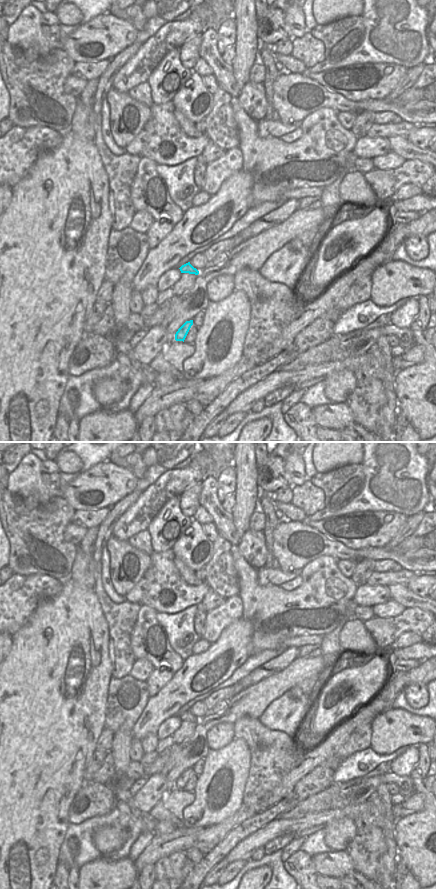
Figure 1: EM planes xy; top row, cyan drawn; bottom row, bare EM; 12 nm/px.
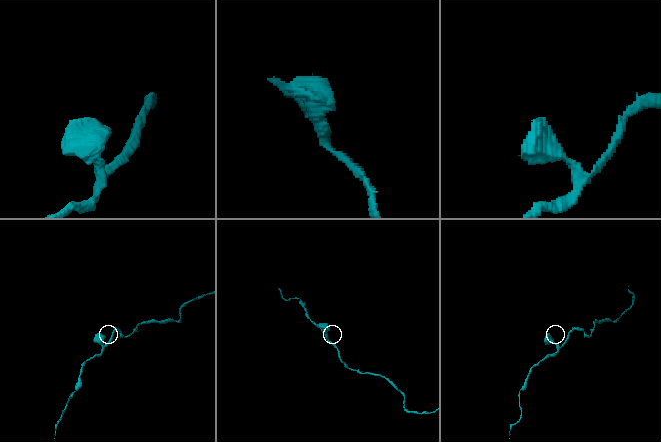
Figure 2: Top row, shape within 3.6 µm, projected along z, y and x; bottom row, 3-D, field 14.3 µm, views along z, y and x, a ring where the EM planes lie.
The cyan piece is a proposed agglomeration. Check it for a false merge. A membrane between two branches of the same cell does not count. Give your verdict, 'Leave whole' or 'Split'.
Leave whole

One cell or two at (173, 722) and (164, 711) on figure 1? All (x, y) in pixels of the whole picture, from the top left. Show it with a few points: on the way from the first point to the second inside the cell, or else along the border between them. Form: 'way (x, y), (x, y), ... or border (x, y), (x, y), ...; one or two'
border (176, 714), (166, 718), (155, 733); two

